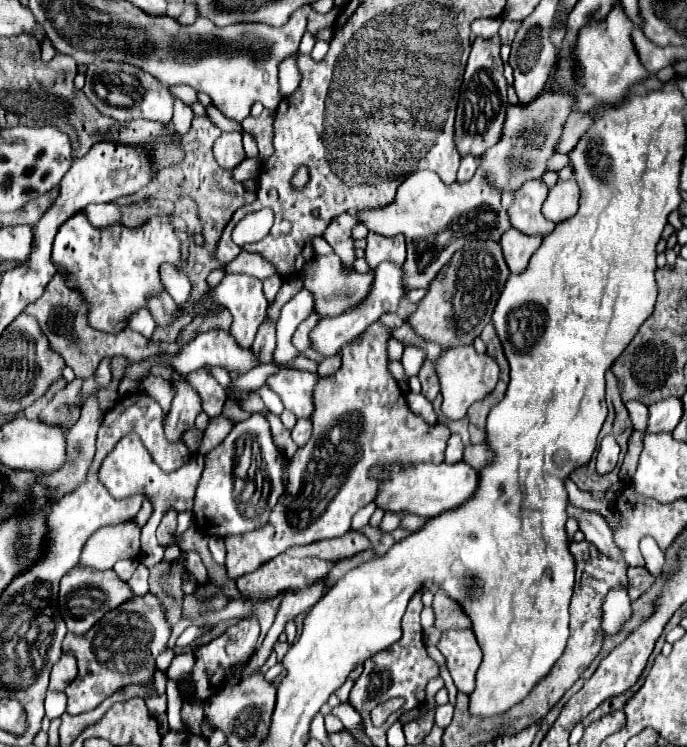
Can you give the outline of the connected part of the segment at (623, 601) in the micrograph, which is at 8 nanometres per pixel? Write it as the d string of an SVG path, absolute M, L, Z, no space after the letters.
M618 584L608 590L600 618L600 630L604 632L604 638L614 638L622 632L624 624L632 618L632 602L626 584Z

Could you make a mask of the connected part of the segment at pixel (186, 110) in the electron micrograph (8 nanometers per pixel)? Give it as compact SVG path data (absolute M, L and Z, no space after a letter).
M172 95L172 98L174 99L174 104L171 122L174 125L174 130L183 136L191 127L194 113L189 105L175 98L174 95Z

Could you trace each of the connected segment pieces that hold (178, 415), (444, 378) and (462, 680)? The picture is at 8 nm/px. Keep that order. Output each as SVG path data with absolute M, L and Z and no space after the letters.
M174 372L172 384L176 388L176 396L174 396L172 408L166 416L164 434L166 434L168 442L180 442L184 432L194 426L194 420L200 414L202 406L200 406L198 392L186 380L182 380L180 374Z
M474 346L468 348L450 348L446 352L442 352L438 364L436 364L438 376L440 376L440 384L442 384L442 414L450 420L460 420L466 416L466 410L470 408L470 404L482 400L484 396L488 396L496 382L498 382L498 364L486 356L486 354L476 354Z
M450 628L442 634L438 650L446 658L446 666L454 678L458 692L472 692L474 676L482 662L482 650L472 628Z

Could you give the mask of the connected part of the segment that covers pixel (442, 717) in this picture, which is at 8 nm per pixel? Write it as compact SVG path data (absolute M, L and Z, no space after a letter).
M444 704L444 706L440 706L440 708L436 710L436 724L438 724L440 728L446 728L446 726L450 724L450 720L452 720L452 710L454 710L452 704Z

